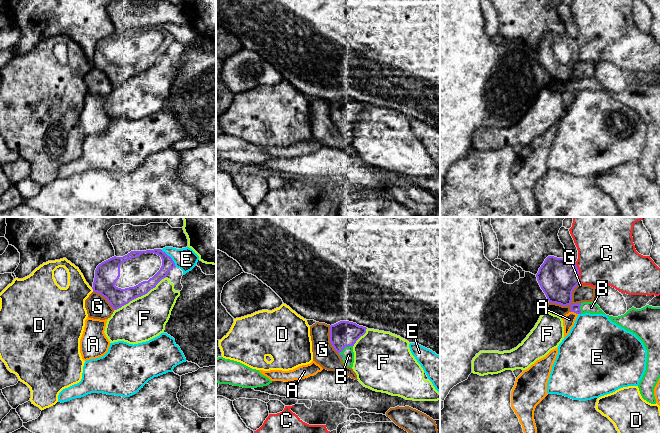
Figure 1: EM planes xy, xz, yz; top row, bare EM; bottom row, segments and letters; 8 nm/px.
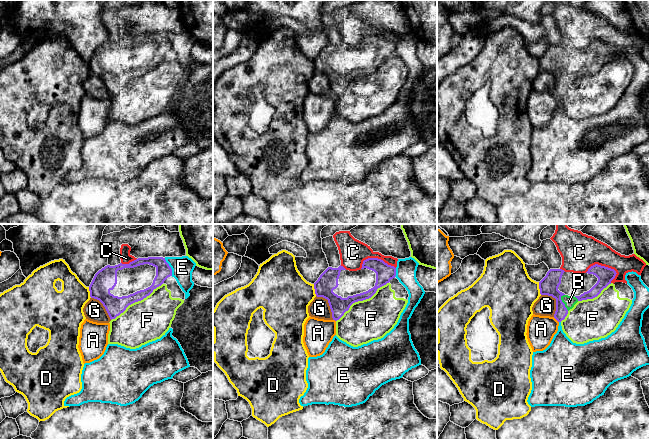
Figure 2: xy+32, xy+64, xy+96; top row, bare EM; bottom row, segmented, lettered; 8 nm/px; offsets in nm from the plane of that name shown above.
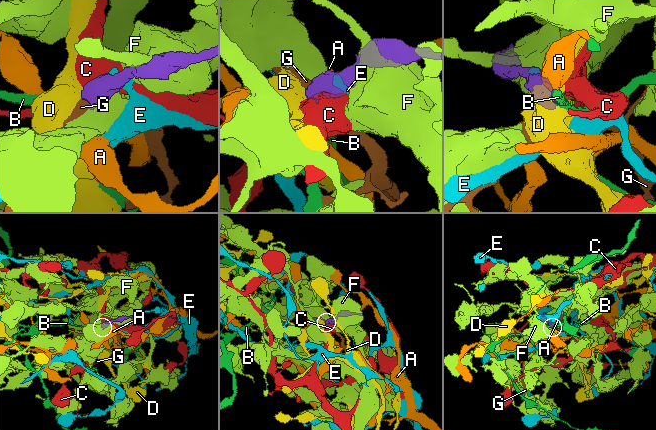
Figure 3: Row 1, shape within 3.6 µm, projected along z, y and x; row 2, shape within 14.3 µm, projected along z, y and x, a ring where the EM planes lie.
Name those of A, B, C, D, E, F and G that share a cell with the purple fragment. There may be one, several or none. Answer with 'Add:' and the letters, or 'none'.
Add: B

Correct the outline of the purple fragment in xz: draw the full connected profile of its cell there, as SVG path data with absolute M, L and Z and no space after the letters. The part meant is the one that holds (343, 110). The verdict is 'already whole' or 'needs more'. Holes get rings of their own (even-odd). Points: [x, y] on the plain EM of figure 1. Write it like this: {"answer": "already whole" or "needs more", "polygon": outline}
{"answer": "needs more", "polygon": "M340 97L330 102L330 118L347 143L353 143L353 122L366 109L366 105L349 97Z"}

